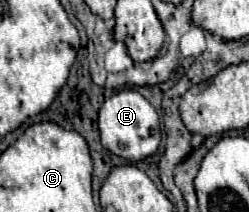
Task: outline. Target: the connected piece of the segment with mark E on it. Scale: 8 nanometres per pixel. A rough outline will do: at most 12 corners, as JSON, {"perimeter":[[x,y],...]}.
{"perimeter":[[135,90],[99,108],[103,148],[143,160],[159,148],[155,108]]}

